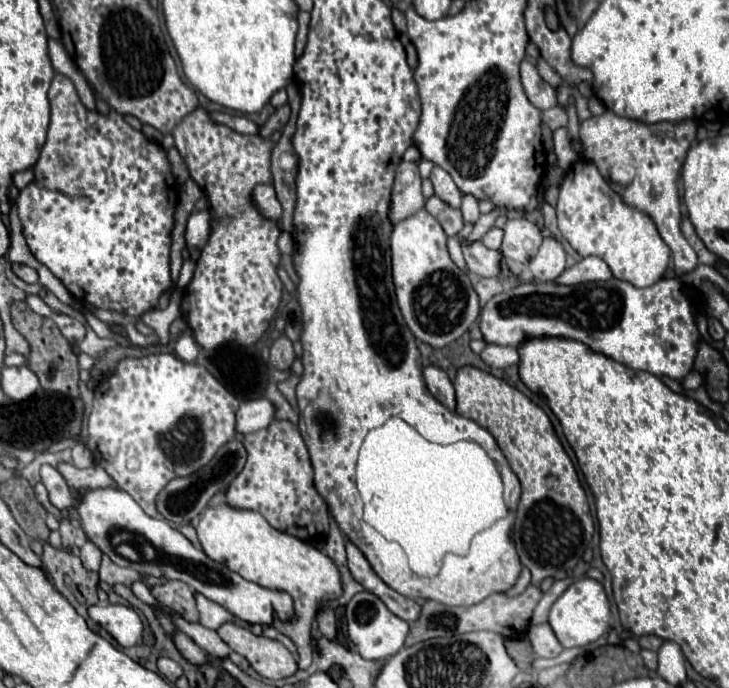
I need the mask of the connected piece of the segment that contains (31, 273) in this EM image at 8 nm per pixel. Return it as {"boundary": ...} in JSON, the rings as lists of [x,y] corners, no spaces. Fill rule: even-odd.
{"boundary":[[[13,264],[13,272],[15,272],[21,280],[25,280],[27,284],[35,284],[35,282],[39,280],[37,272],[35,272],[33,268],[29,268],[29,266],[23,266],[23,264]]]}

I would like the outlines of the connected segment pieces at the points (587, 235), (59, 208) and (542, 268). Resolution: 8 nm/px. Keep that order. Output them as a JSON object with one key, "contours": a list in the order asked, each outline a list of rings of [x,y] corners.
{"contours":[[[[577,160],[561,182],[557,202],[559,230],[581,256],[599,256],[607,262],[613,276],[631,282],[637,288],[647,288],[661,280],[669,266],[671,250],[657,232],[655,222],[641,210],[625,204],[595,164]]],[[[55,74],[53,82],[51,82],[49,102],[51,102],[51,122],[49,122],[47,140],[41,148],[41,156],[33,166],[35,180],[33,180],[33,184],[25,186],[17,196],[17,210],[19,210],[19,218],[23,224],[23,232],[25,232],[29,250],[41,264],[45,264],[53,272],[55,278],[59,278],[63,282],[63,286],[71,292],[71,296],[77,302],[91,302],[97,308],[117,310],[117,312],[123,312],[123,314],[137,318],[141,314],[157,308],[159,296],[163,292],[169,292],[175,288],[175,284],[171,280],[171,272],[169,272],[169,254],[171,254],[171,230],[173,230],[173,214],[175,214],[175,206],[177,206],[179,186],[175,184],[175,178],[171,174],[167,150],[163,146],[159,146],[157,142],[151,142],[141,130],[131,128],[119,112],[111,110],[107,116],[103,116],[95,110],[87,110],[81,104],[73,82],[63,74]]],[[[545,238],[537,256],[529,262],[531,274],[539,282],[553,282],[565,270],[565,250],[555,238]]]]}

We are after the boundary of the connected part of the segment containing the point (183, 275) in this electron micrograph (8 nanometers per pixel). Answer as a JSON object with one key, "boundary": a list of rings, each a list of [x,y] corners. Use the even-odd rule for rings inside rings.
{"boundary":[[[191,259],[184,261],[181,272],[179,274],[179,278],[176,282],[176,288],[178,290],[184,290],[187,287],[187,284],[189,284],[190,280],[193,277],[195,266],[196,263]]]}

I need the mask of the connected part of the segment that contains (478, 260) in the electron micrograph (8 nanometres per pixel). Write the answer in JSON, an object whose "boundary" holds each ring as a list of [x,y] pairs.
{"boundary":[[[461,240],[461,248],[463,248],[463,256],[465,256],[469,272],[485,276],[485,278],[499,276],[499,260],[501,260],[499,250],[487,248],[481,240],[477,242]]]}

